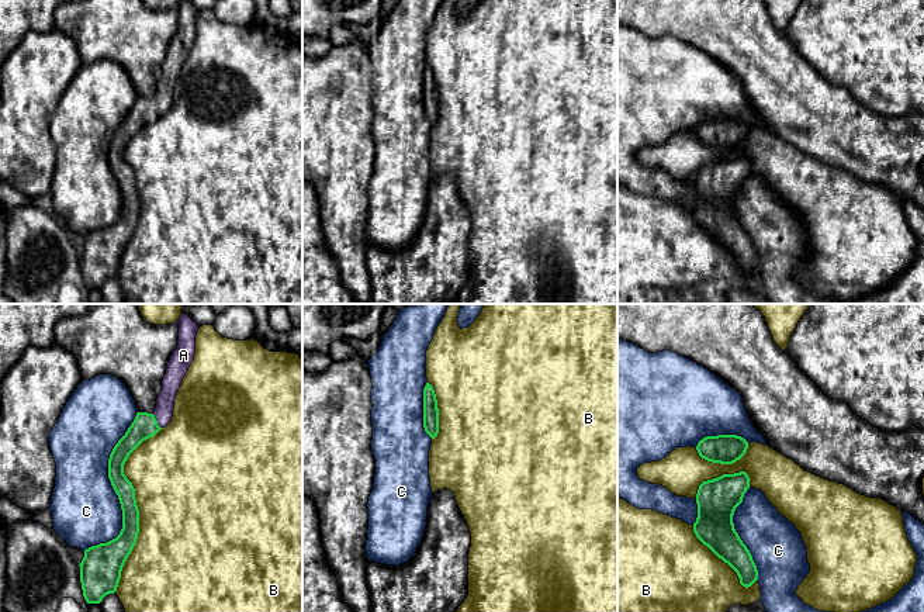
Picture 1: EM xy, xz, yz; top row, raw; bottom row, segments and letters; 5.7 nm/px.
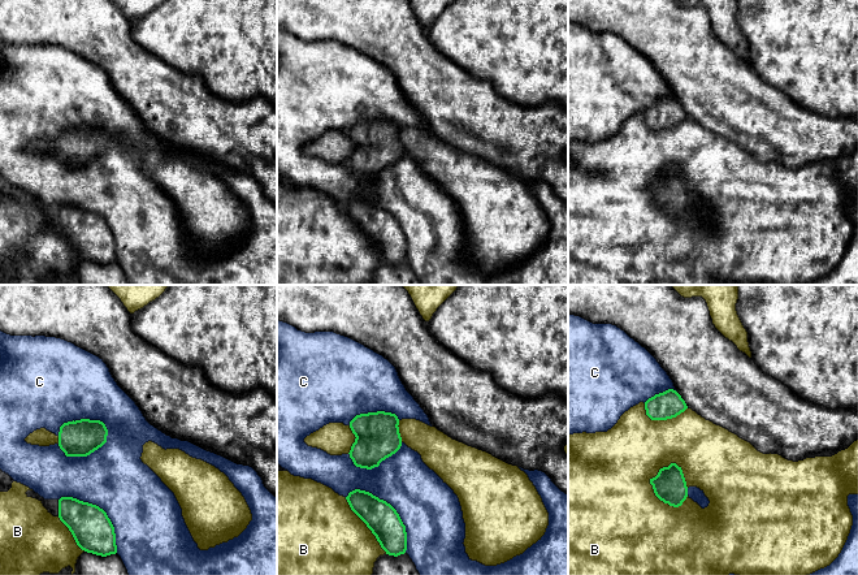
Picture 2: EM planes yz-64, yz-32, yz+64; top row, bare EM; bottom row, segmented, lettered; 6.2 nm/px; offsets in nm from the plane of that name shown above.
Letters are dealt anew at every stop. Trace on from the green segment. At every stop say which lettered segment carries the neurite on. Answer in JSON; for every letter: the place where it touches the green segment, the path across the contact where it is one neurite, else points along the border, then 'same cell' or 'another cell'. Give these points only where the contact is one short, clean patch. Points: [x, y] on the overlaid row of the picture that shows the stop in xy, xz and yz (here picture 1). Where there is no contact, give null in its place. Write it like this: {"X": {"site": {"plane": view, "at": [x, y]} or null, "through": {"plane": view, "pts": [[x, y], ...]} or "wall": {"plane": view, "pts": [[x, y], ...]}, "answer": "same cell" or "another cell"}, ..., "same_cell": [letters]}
{"A": {"site": {"plane": "xy", "at": [156, 421]}, "through": {"plane": "xy", "pts": [[145, 425], [156, 421], [163, 412], [172, 380]]}, "answer": "same cell"}, "B": {"site": {"plane": "xy", "at": [137, 507]}, "answer": "another cell"}, "C": {"site": {"plane": "xy", "at": [114, 490]}, "answer": "another cell"}, "same_cell": ["A"]}

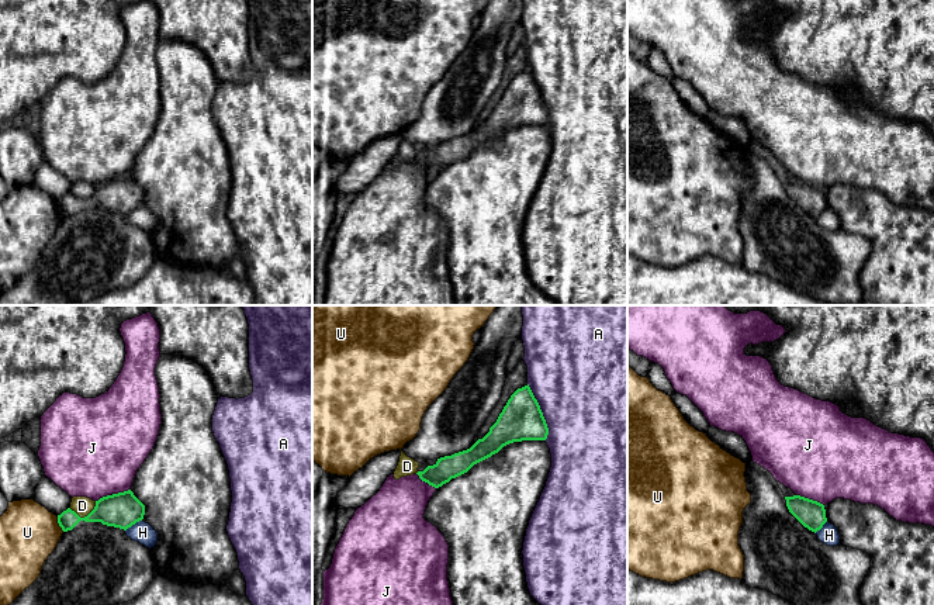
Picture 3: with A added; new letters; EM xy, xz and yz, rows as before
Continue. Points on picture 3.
{"A": {"site": {"plane": "xz", "at": [540, 411]}, "answer": "another cell"}, "D": {"site": {"plane": "xy", "at": [85, 517]}, "answer": "another cell"}, "H": {"site": {"plane": "xy", "at": [132, 524]}, "answer": "another cell"}, "J": {"site": {"plane": "xy", "at": [113, 494]}, "answer": "another cell"}, "U": {"site": {"plane": "xy", "at": [58, 522]}, "answer": "another cell"}, "same_cell": []}

